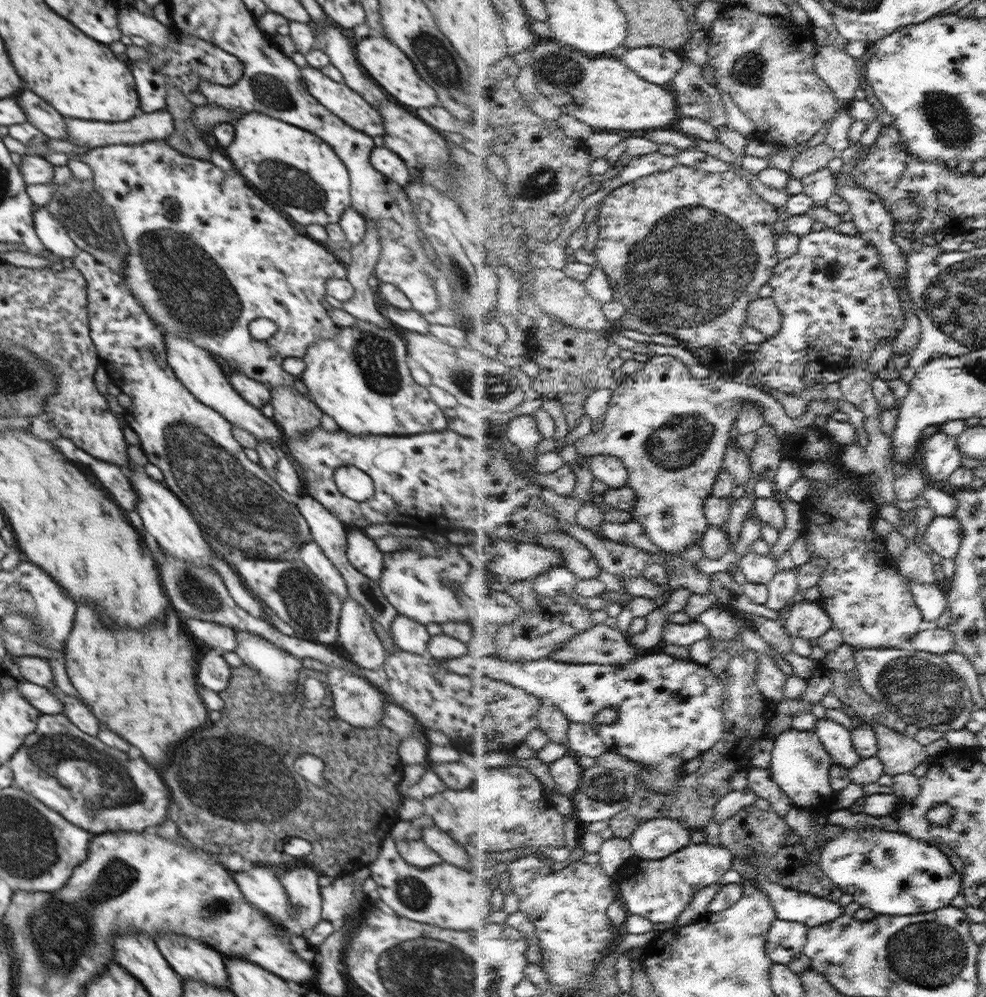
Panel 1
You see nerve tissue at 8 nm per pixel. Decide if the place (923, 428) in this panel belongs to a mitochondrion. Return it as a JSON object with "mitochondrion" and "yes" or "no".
{"mitochondrion":"no"}

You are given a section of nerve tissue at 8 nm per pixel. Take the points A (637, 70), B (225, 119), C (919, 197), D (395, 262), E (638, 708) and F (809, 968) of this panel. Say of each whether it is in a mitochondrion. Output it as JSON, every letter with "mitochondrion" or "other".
{"A":"other","B":"other","C":"other","D":"other","E":"other","F":"other"}

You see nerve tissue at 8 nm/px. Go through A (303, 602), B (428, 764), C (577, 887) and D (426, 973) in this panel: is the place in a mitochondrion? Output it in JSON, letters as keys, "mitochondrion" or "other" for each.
{"A":"mitochondrion","B":"other","C":"other","D":"mitochondrion"}

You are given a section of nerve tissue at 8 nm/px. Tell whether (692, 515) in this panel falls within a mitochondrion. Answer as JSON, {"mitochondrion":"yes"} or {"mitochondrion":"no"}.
{"mitochondrion":"no"}

